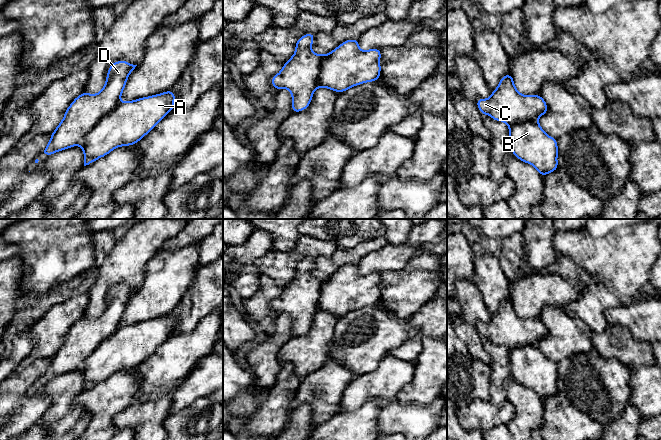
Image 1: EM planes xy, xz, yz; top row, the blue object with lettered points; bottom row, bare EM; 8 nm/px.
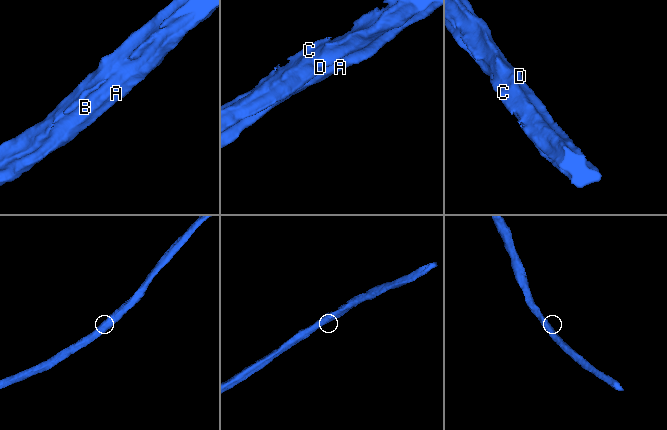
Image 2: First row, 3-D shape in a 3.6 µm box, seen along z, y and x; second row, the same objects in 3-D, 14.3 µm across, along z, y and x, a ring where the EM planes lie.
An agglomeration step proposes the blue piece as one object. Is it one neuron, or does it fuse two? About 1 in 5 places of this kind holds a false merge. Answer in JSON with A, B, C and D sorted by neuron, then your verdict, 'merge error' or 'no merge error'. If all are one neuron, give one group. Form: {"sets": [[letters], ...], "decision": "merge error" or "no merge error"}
{"sets": [["A", "B"], ["C", "D"]], "decision": "merge error"}

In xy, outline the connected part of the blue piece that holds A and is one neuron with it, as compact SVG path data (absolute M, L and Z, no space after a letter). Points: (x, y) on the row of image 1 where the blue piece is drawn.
M169 89L164 93L142 97L133 101L120 102L109 115L99 120L79 144L84 153L84 166L108 155L117 147L138 143L168 113L173 111L175 99L175 94Z

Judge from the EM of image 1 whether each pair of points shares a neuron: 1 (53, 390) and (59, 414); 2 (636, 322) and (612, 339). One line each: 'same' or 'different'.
1: same
2: different

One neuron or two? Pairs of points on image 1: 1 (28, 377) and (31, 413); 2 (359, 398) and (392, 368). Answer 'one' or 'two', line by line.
1: one
2: one

